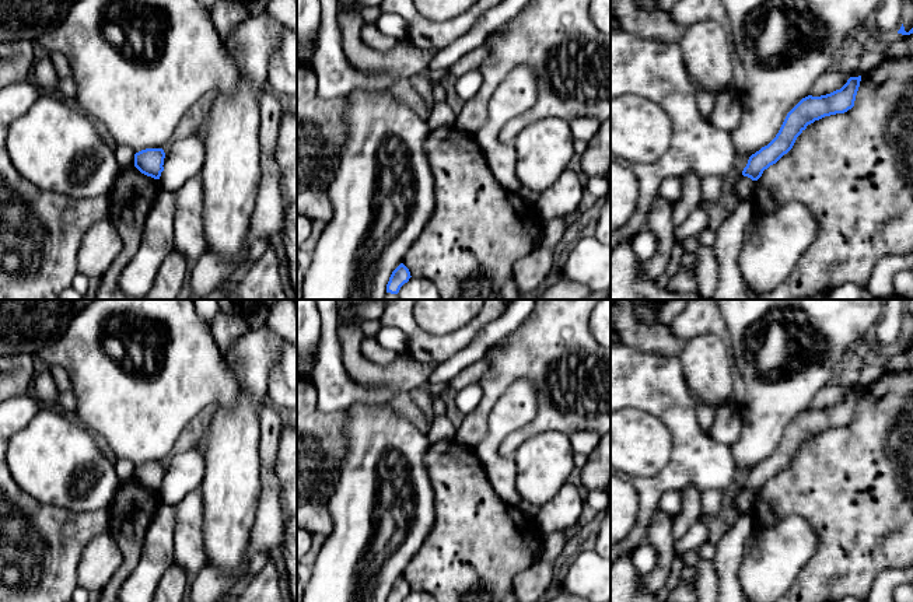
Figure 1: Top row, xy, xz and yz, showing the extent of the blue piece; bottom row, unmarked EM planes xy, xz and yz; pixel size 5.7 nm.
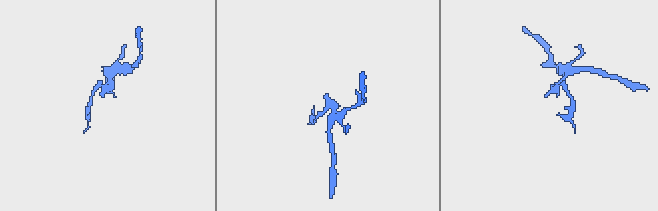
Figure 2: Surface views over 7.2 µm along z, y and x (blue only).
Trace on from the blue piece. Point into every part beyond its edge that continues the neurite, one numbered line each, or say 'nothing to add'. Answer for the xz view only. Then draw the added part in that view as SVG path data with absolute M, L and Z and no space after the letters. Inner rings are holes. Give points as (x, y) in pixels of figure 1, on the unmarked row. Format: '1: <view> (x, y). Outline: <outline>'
nothing to add

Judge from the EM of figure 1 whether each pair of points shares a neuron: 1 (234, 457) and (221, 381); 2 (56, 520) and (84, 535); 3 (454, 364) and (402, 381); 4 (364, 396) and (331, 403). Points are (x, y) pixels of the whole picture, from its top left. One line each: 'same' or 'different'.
1: different
2: same
3: different
4: same

